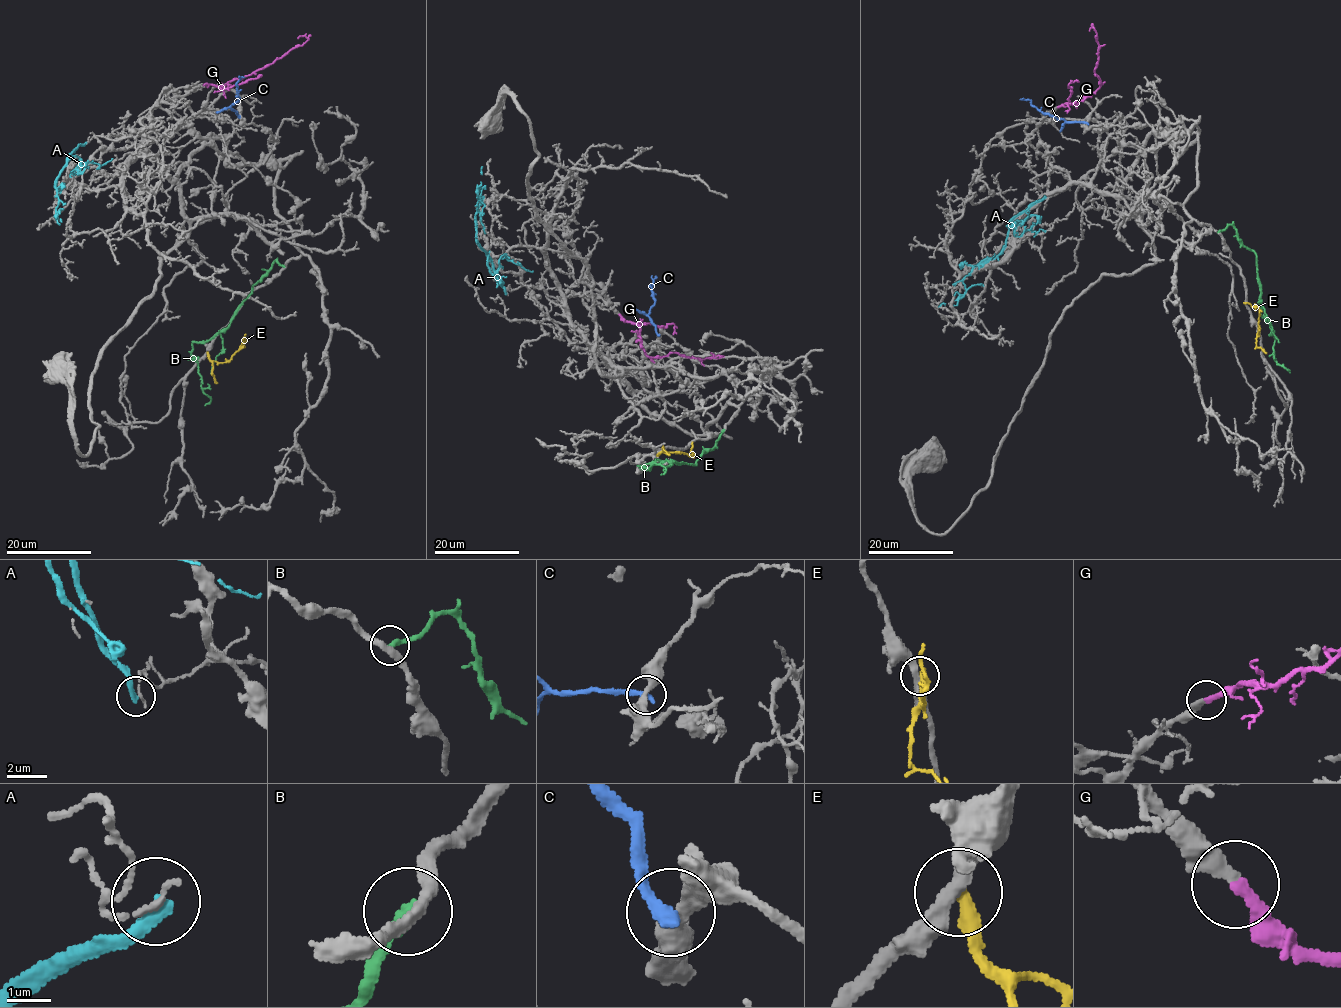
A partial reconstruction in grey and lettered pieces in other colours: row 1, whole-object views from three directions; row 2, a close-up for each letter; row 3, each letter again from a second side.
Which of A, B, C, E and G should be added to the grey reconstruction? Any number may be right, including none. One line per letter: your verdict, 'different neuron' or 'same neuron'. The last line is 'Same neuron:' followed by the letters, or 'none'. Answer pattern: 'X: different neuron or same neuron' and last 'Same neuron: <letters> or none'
A: different neuron
B: different neuron
C: different neuron
E: different neuron
G: same neuron
Same neuron: G

